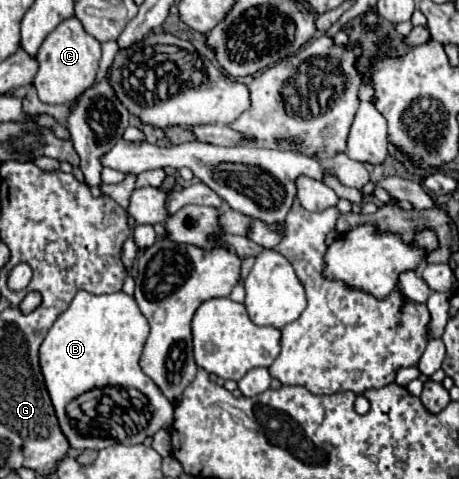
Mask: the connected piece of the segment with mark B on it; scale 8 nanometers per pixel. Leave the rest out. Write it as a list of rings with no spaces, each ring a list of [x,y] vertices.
[[[80,290],[66,312],[48,330],[40,346],[40,368],[48,394],[52,398],[60,428],[66,434],[72,448],[102,450],[118,442],[132,446],[142,444],[148,436],[154,436],[160,428],[170,430],[174,406],[164,398],[162,390],[140,368],[142,348],[148,338],[148,320],[142,316],[136,300],[124,292],[114,294],[90,294]]]

